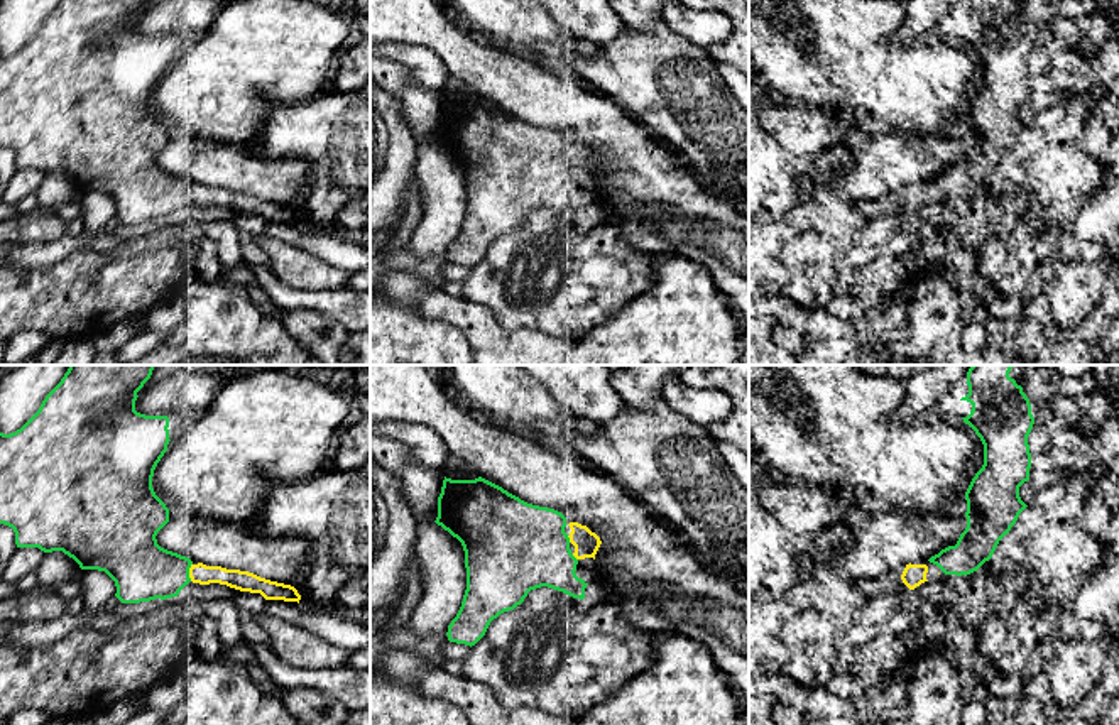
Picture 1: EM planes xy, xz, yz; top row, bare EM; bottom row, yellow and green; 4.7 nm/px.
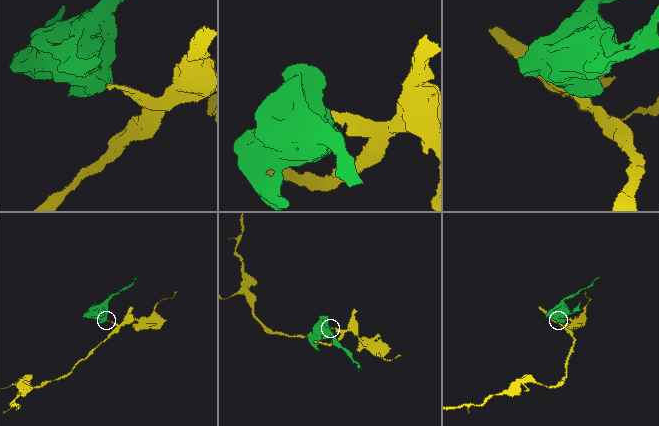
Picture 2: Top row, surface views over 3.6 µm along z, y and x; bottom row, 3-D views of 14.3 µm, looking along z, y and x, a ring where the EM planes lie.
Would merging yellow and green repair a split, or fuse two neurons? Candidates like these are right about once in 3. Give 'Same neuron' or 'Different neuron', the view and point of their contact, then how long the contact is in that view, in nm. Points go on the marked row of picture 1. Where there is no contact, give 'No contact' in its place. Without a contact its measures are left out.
Same neuron. Touches yellow at xy (190, 572). Shared border 90 nm

